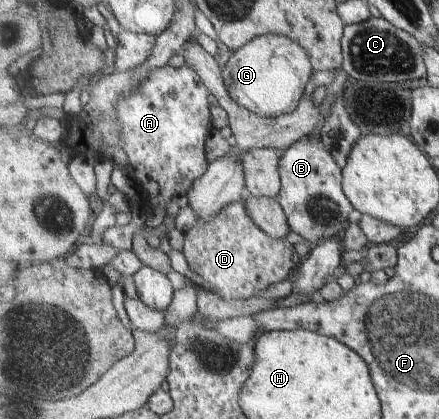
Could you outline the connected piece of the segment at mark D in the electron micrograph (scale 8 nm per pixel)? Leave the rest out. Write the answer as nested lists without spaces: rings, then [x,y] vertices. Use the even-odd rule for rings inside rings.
[[[246,199],[224,207],[210,223],[198,222],[184,236],[183,254],[189,268],[225,299],[258,296],[270,284],[290,278],[302,261],[288,240],[268,236],[247,213]]]

